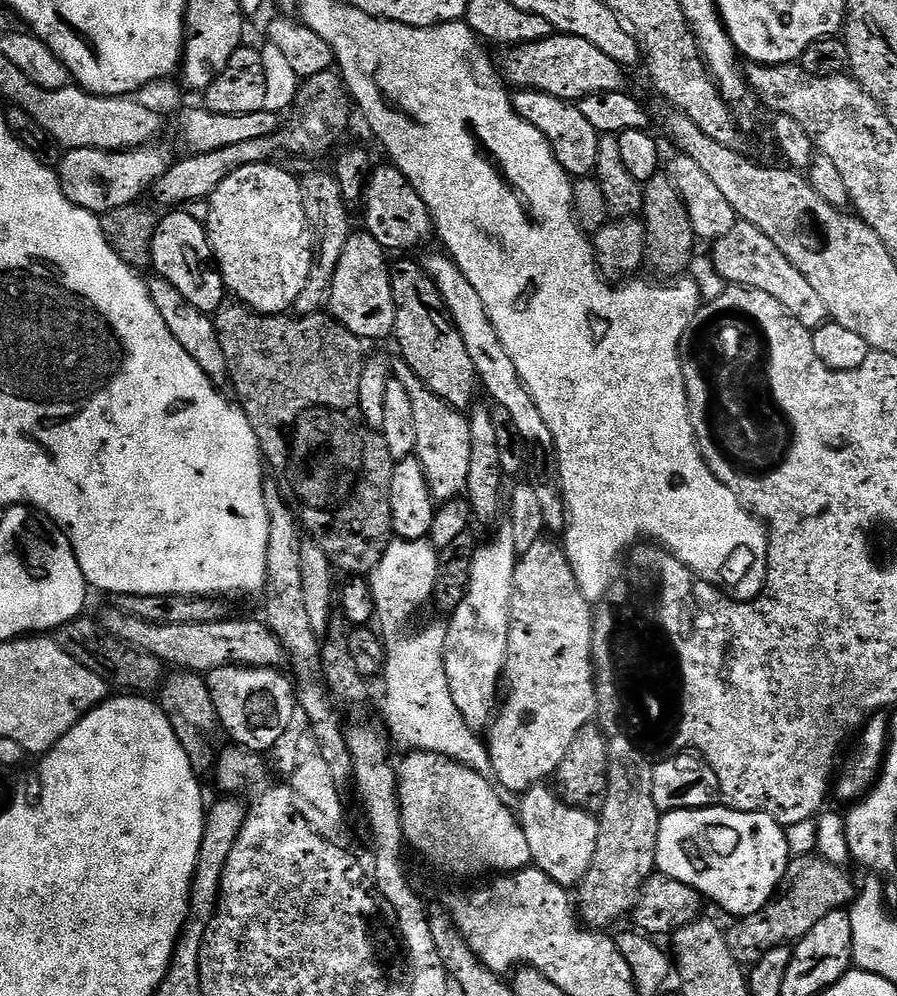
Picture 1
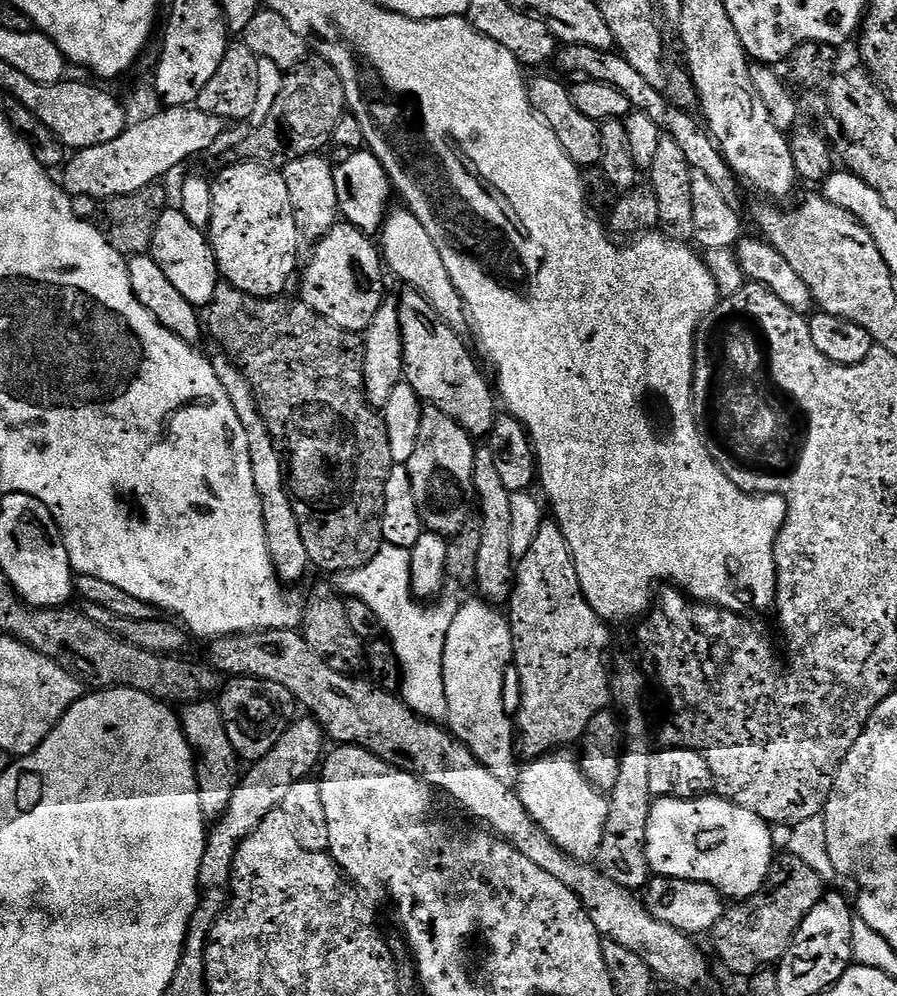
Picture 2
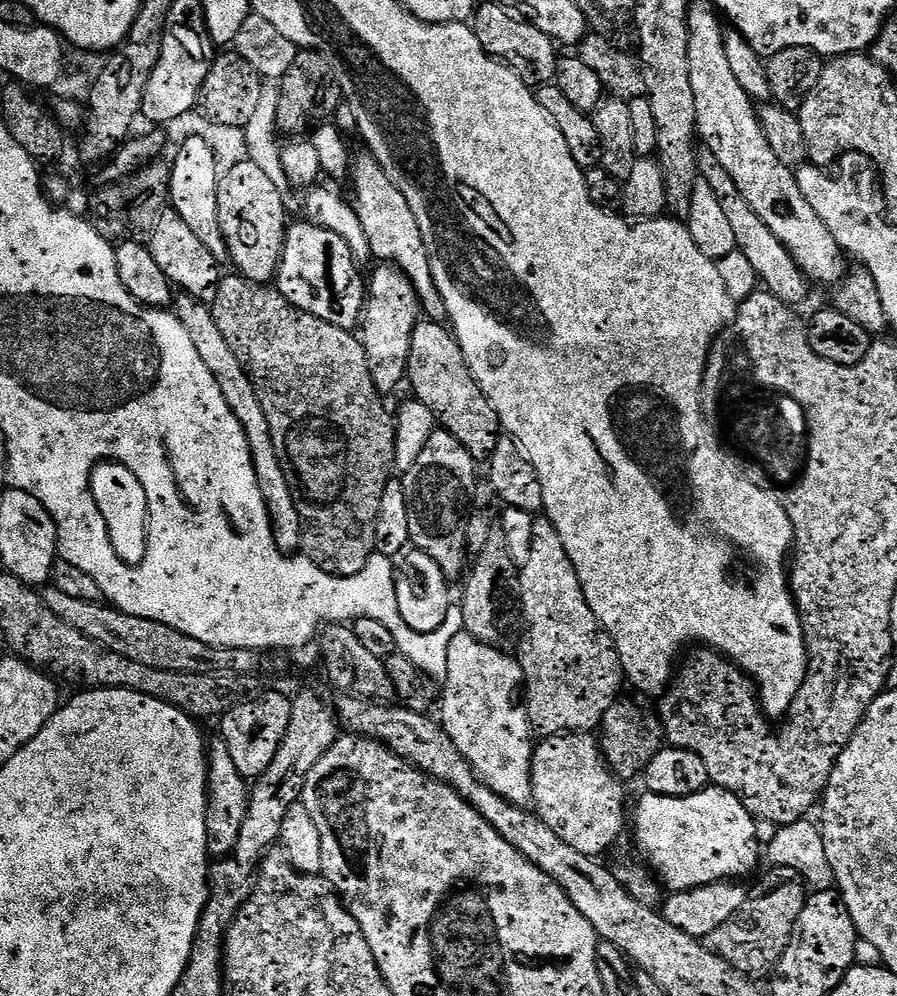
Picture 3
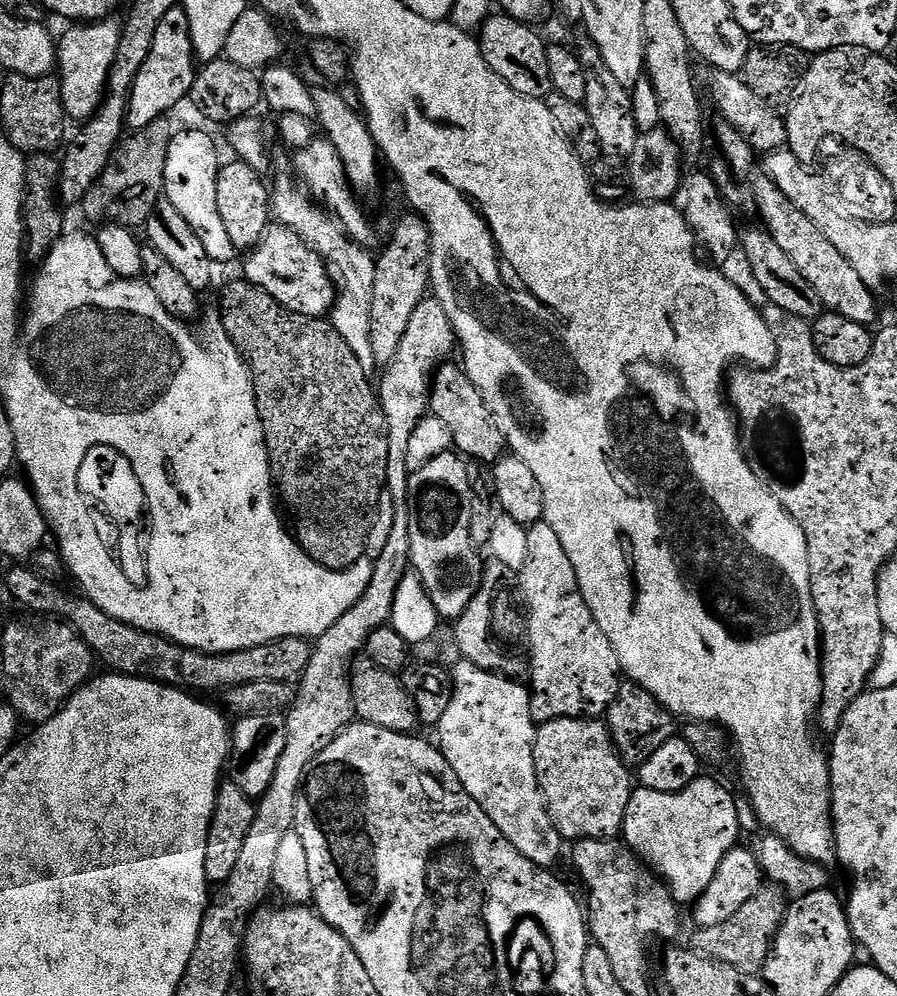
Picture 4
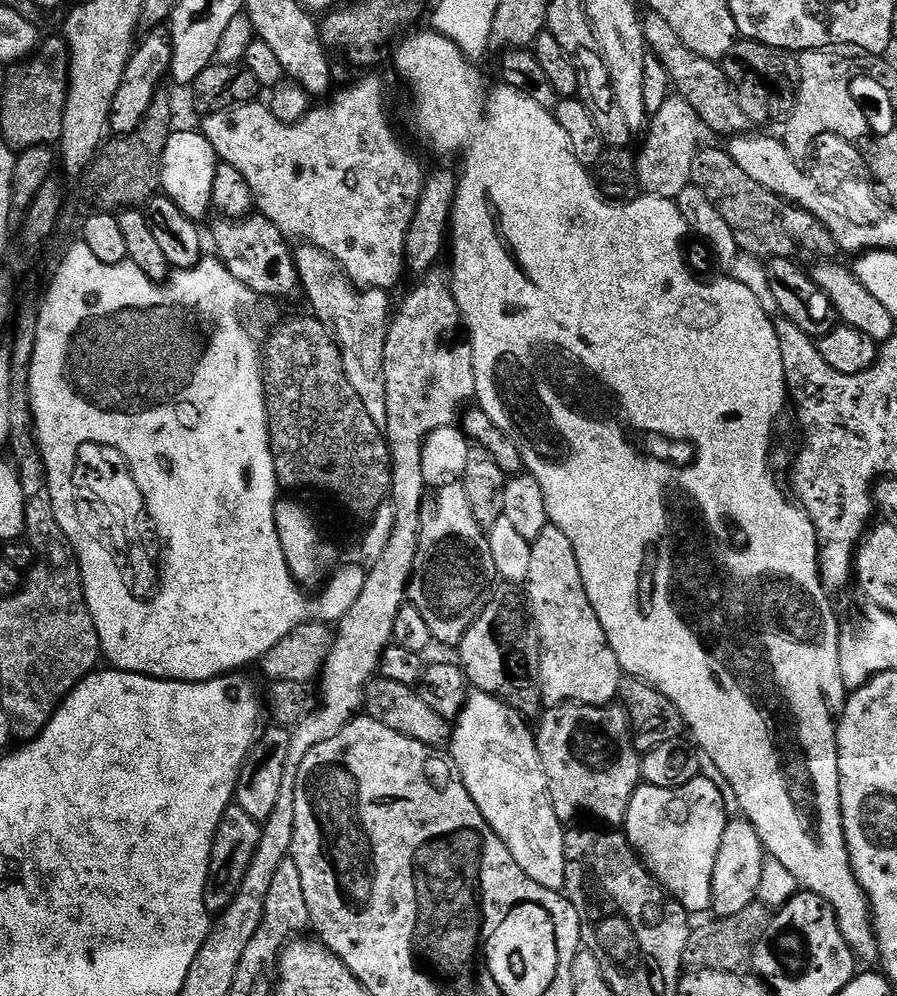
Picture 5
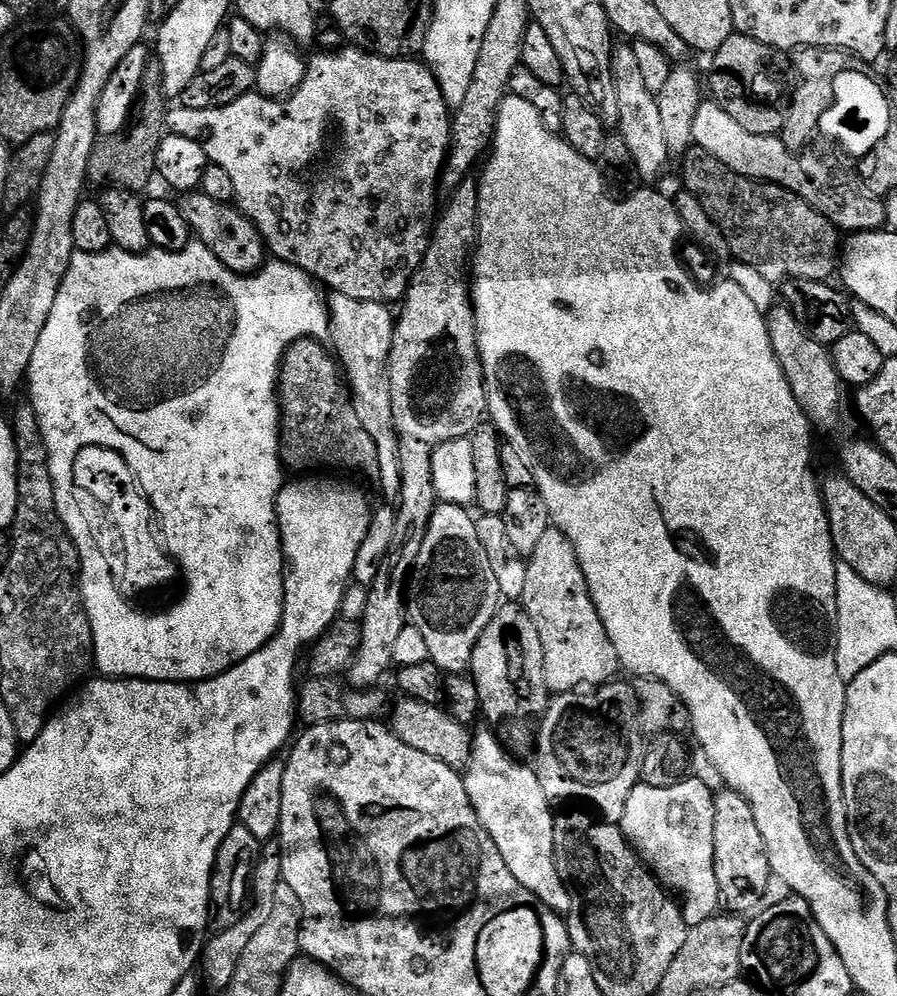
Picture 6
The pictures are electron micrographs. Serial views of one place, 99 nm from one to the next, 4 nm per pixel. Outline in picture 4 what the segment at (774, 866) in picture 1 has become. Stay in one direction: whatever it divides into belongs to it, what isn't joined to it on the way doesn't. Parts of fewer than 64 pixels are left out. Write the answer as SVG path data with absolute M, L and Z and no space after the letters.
M707 778L695 780L686 790L674 794L637 787L626 810L623 843L668 885L677 904L695 905L722 858L737 847L736 839L741 839L736 799L722 785Z

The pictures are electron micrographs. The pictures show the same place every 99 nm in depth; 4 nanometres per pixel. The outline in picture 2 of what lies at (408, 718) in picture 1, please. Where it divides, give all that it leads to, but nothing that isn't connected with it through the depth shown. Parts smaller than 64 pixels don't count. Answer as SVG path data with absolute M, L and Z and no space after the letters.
M381 550L364 568L345 575L339 591L345 597L356 597L377 614L383 635L390 641L391 651L399 661L402 673L400 692L404 704L423 720L444 722L448 719L448 703L444 689L444 647L450 622L458 614L460 604L437 599L429 608L409 589L409 553L404 550Z

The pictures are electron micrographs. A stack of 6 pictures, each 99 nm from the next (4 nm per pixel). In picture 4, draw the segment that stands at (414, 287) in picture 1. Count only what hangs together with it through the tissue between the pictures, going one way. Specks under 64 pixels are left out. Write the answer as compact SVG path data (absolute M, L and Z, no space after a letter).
M452 363L441 364L433 375L430 393L431 415L436 416L438 422L444 423L446 430L450 430L452 448L461 457L467 458L469 461L477 460L480 464L491 466L505 455L504 435L502 430L498 430L498 422L490 414L482 394L468 380L468 373L459 363Z

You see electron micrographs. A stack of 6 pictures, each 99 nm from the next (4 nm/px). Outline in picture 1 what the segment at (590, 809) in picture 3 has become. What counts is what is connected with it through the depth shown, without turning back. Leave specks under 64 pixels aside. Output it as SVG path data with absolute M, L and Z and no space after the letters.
M541 782L519 797L518 819L524 828L526 842L530 846L532 864L540 868L551 880L558 882L564 888L572 890L584 883L590 870L590 862L594 862L594 850L598 850L599 819L591 811L576 808L567 800L561 798L547 783Z

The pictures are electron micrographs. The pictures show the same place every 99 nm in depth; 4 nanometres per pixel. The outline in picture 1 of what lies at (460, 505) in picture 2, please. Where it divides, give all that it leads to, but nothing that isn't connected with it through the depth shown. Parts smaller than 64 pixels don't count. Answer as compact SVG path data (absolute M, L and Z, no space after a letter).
M403 358L391 361L391 375L402 386L406 386L406 394L410 396L410 406L414 408L414 434L416 435L415 459L419 460L428 479L428 489L432 492L432 499L436 502L445 502L463 497L468 490L470 478L470 426L469 417L463 411L451 408L442 398L438 398L422 381L410 370L410 366Z

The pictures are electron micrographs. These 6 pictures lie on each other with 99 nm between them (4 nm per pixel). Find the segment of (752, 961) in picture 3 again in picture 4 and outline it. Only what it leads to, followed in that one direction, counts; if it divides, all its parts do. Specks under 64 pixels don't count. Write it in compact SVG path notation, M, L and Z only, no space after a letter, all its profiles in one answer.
M771 882L765 883L756 891L754 898L750 898L750 902L746 902L746 906L734 914L734 918L719 926L696 928L691 947L701 956L707 956L718 964L729 964L751 976L763 973L772 943L776 941L784 915L788 913L789 903L789 897L783 888Z

